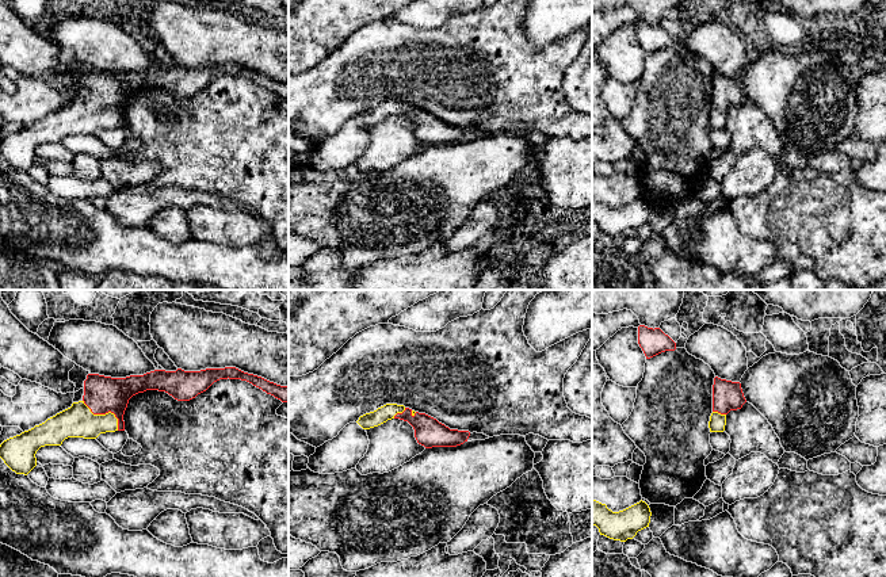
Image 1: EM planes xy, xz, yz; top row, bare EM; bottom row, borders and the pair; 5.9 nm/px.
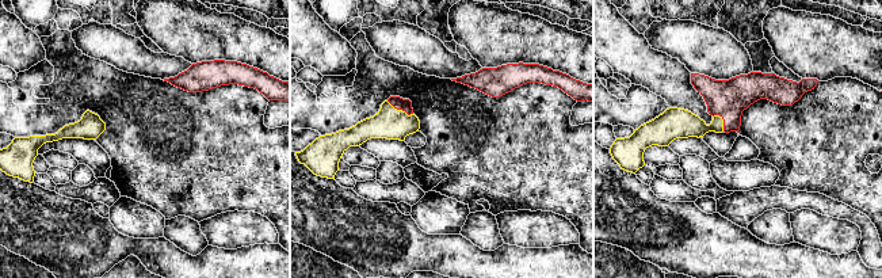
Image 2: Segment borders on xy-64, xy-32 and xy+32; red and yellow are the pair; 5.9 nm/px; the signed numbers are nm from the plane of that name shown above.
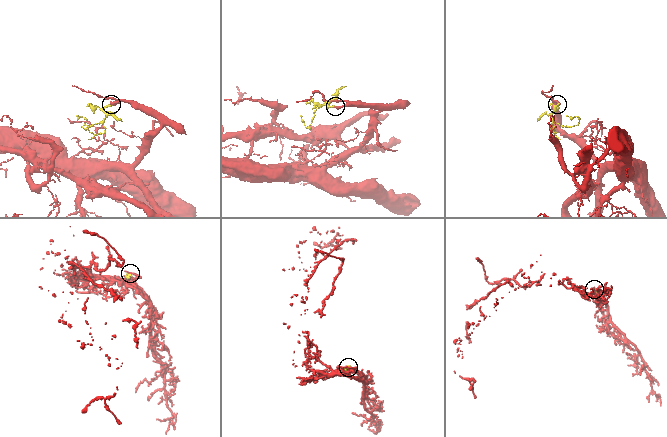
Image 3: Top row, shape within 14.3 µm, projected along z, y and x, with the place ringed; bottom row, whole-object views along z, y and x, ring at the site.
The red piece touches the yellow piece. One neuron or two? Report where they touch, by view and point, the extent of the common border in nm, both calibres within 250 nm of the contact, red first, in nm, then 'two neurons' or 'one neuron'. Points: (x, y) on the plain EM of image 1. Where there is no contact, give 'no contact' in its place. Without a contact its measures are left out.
meets red in xy at (104, 110); contact 280 nm long; 220 nm thick on the red side, 190 nm on the other; one neuron

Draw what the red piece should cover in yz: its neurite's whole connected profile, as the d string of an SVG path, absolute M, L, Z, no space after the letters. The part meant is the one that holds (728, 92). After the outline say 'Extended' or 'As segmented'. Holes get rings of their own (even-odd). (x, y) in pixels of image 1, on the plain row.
M715 73L713 81L713 110L709 118L710 129L723 129L726 111L730 107L741 106L745 99L740 79Z. Extended

